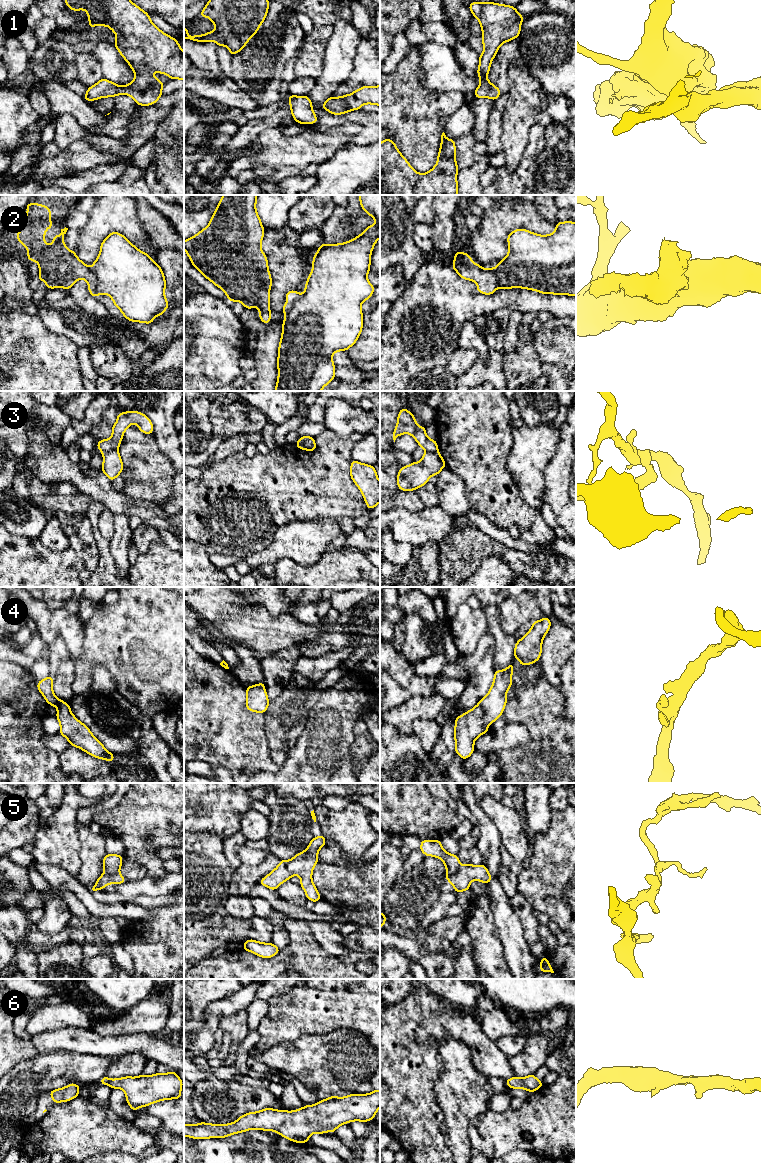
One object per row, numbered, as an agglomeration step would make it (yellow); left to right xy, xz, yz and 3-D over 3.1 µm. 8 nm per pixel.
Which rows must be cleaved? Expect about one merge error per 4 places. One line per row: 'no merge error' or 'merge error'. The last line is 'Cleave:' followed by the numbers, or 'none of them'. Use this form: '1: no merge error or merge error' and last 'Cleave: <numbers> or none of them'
1: no merge error
2: no merge error
3: merge error
4: no merge error
5: merge error
6: no merge error
Cleave: 3, 5

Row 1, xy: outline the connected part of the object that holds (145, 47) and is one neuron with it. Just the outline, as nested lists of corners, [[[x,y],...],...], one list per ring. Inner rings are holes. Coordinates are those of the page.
[[[65,0],[66,5],[73,11],[85,10],[88,14],[89,28],[98,26],[109,27],[116,35],[116,42],[114,46],[119,51],[120,55],[130,65],[135,74],[134,80],[125,85],[119,86],[105,78],[102,78],[96,84],[88,87],[85,96],[83,97],[87,102],[95,101],[99,98],[115,97],[116,95],[128,95],[134,99],[134,101],[140,106],[148,106],[155,104],[162,96],[162,88],[164,83],[159,81],[152,75],[152,72],[158,72],[168,75],[170,80],[181,79],[184,81],[184,52],[182,51],[178,41],[162,32],[151,21],[149,14],[142,10],[139,6],[135,5],[130,0]]]

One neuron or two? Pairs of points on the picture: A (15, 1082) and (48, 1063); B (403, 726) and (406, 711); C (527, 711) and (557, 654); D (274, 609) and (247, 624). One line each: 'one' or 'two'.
A: one
B: one
C: two
D: two

